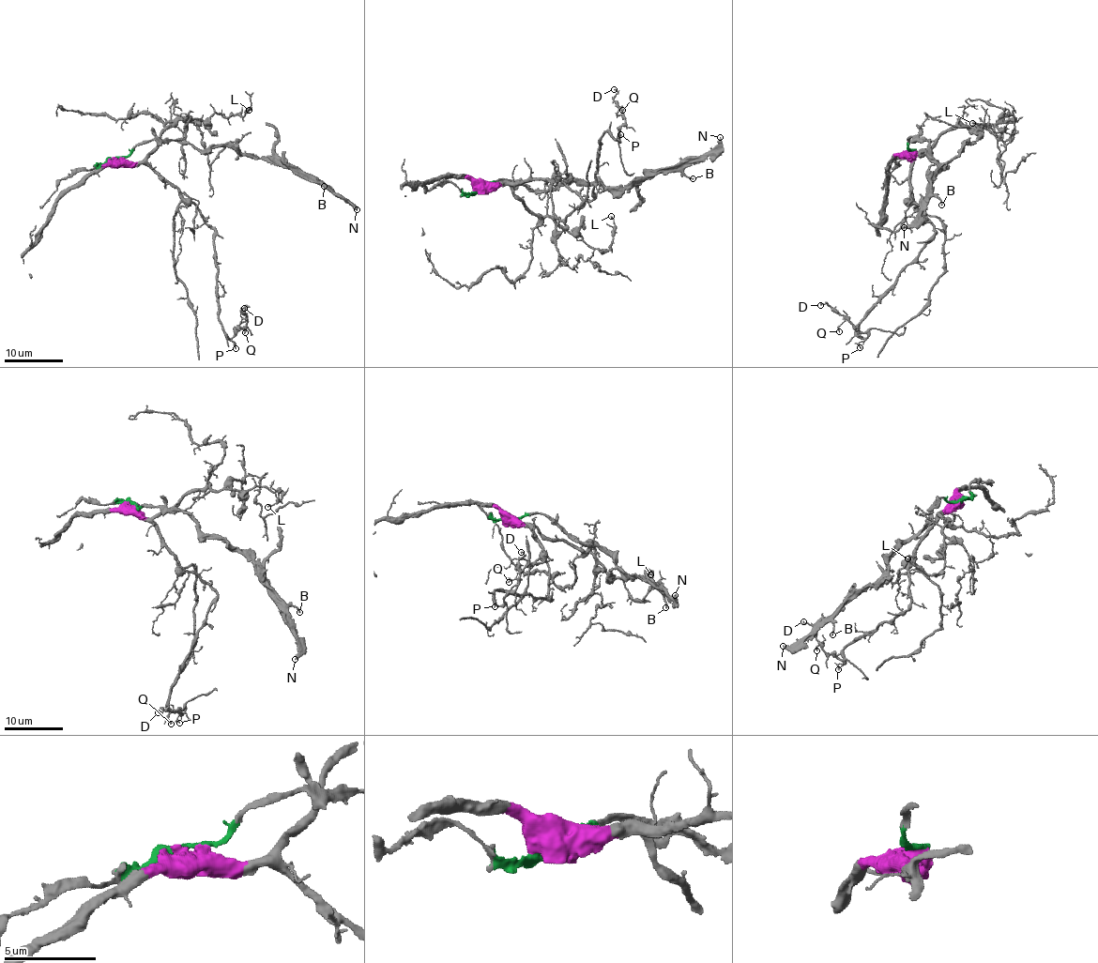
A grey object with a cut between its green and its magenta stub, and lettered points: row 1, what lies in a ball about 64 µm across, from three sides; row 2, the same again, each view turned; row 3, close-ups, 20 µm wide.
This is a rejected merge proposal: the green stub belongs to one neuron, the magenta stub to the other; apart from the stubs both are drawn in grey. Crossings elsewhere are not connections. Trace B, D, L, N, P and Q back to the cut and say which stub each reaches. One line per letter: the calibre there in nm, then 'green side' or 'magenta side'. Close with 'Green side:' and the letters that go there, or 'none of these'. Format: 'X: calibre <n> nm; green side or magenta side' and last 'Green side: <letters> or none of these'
B: calibre 170 nm; green side
D: calibre 110 nm; magenta side
L: calibre 130 nm; magenta side
N: calibre 190 nm; green side
P: calibre 130 nm; magenta side
Q: calibre 150 nm; magenta side
Green side: B, N

